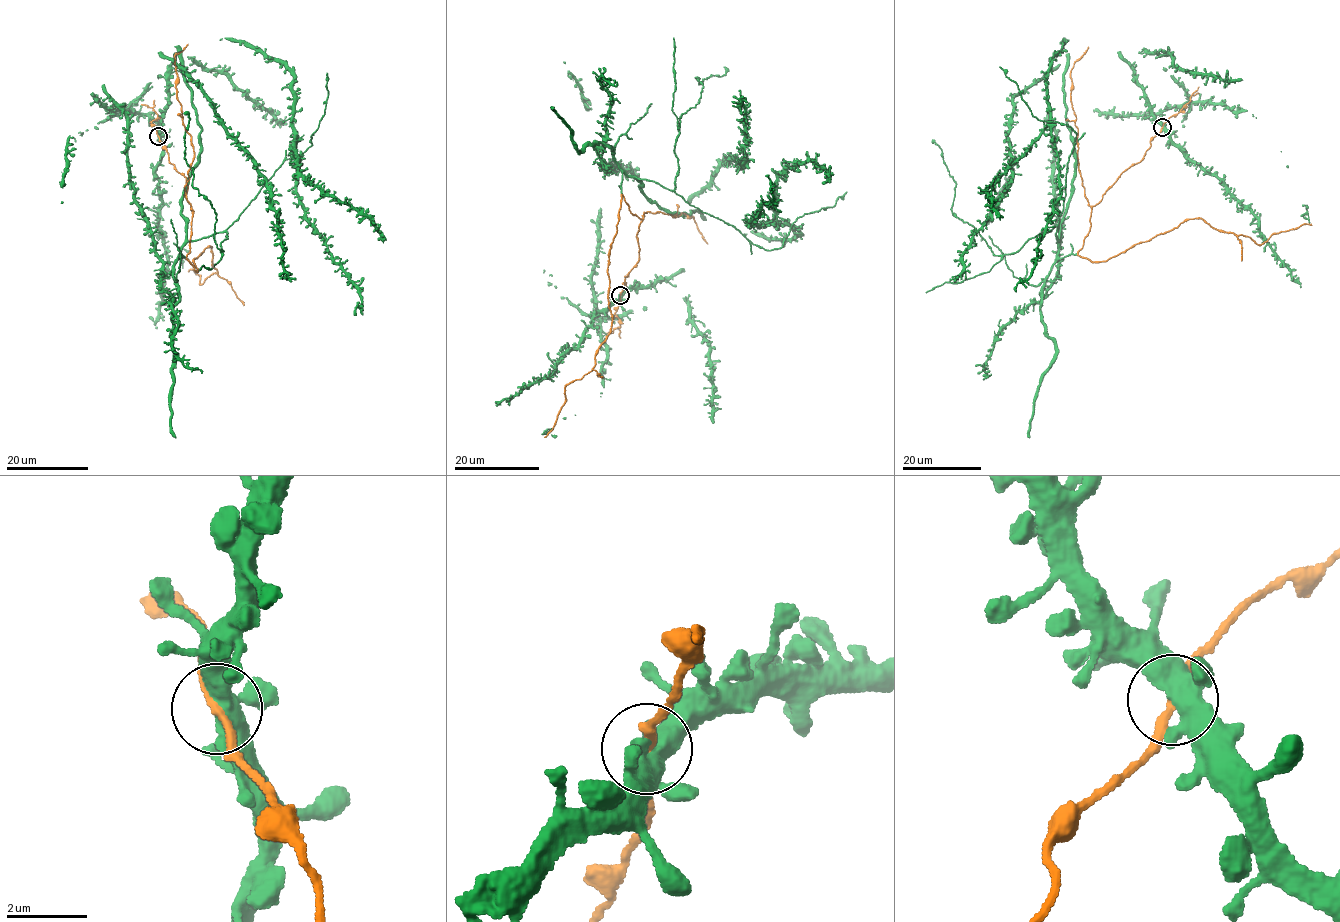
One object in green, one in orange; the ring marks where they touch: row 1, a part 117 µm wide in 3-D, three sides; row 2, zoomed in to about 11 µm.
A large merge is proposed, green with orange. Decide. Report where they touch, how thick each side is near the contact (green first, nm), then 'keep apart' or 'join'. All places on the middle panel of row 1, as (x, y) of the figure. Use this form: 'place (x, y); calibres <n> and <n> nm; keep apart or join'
place (620, 295); calibres 460 and 170 nm; join

